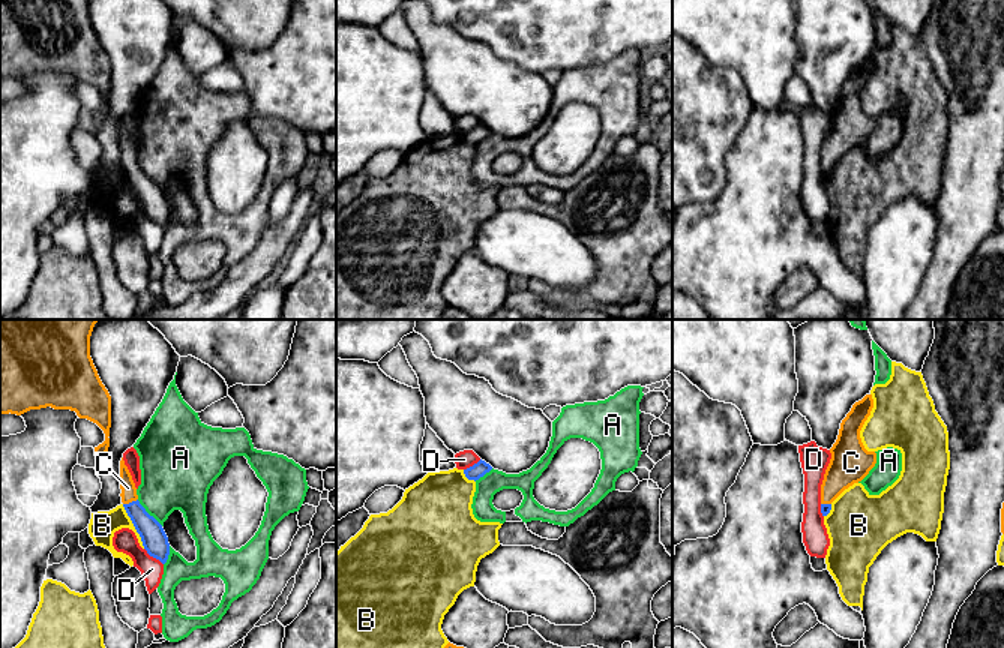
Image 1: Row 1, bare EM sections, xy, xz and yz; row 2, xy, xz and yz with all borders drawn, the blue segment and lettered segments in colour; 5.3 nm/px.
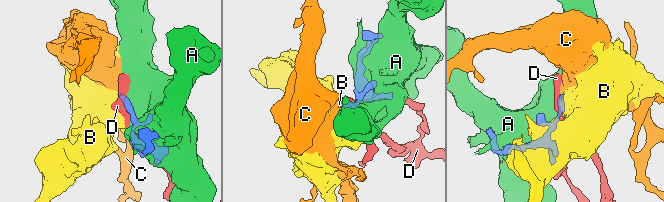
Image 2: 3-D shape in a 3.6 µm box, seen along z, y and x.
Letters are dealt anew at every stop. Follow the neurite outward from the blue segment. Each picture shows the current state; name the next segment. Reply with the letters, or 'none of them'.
C

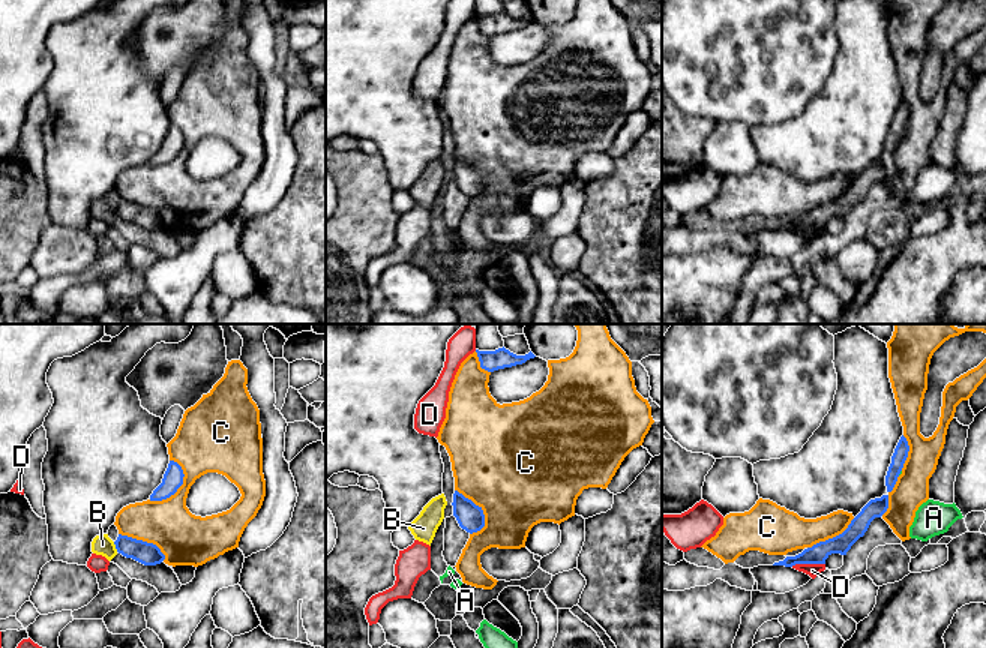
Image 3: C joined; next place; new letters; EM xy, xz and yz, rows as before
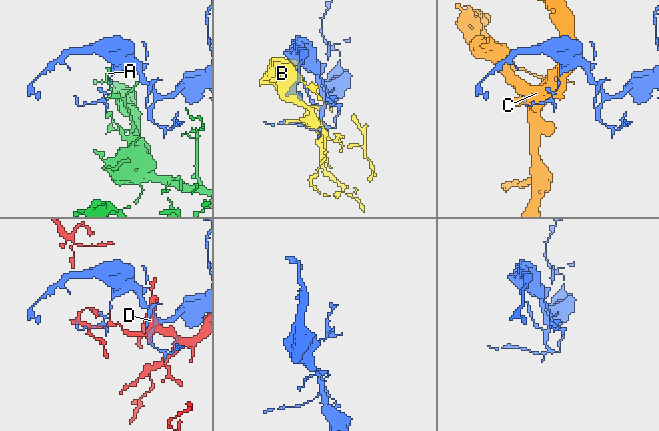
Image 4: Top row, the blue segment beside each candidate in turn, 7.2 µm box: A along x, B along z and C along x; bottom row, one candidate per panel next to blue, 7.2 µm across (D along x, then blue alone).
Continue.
none of them

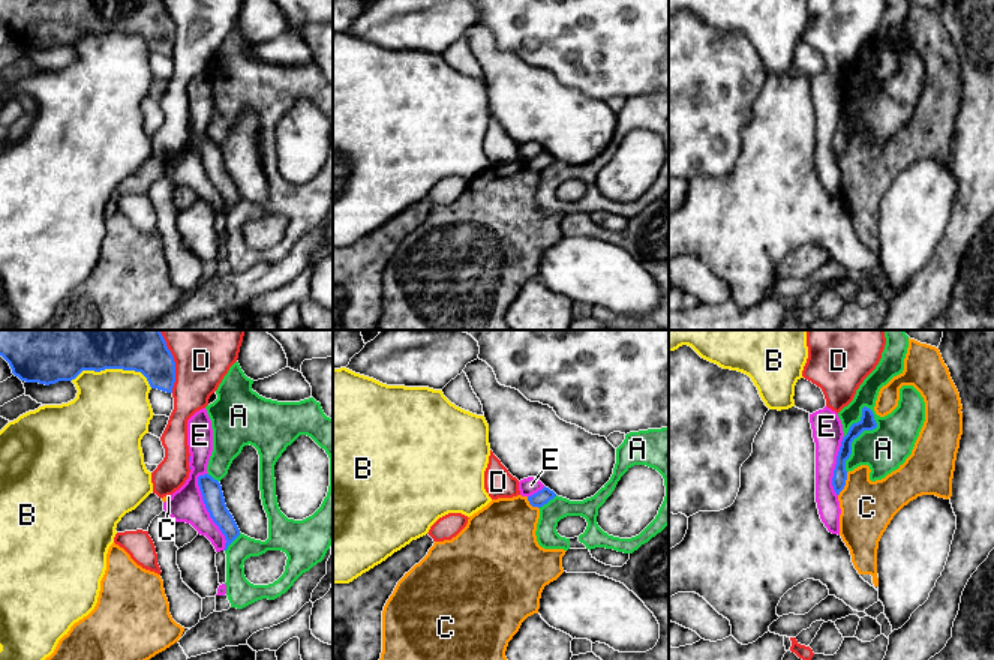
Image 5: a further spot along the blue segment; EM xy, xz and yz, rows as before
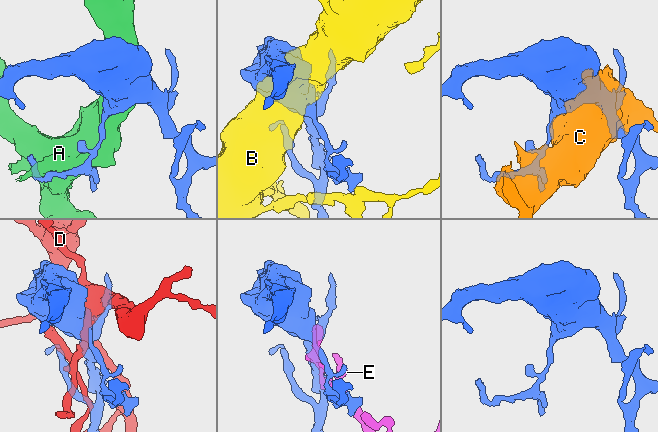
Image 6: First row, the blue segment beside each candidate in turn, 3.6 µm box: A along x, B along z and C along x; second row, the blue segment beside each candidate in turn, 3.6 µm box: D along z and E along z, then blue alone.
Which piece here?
none of them

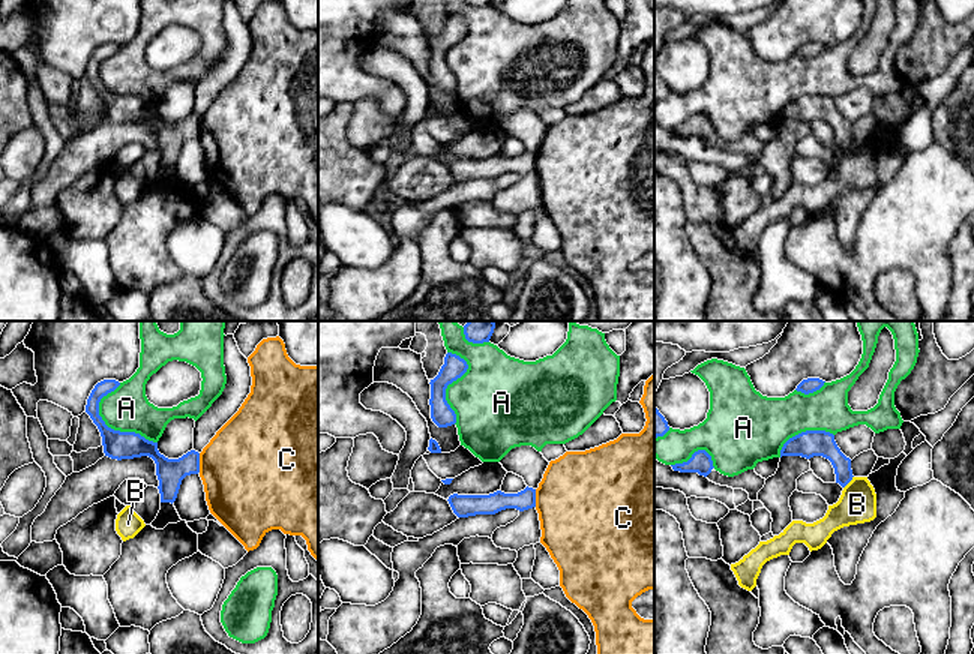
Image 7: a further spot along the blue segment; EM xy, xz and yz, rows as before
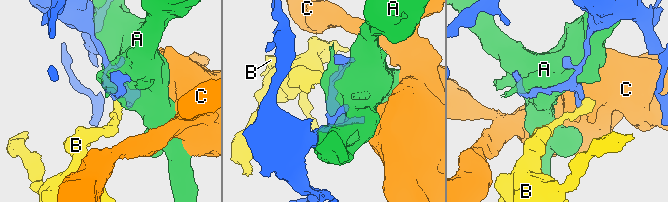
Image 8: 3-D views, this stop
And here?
none of them

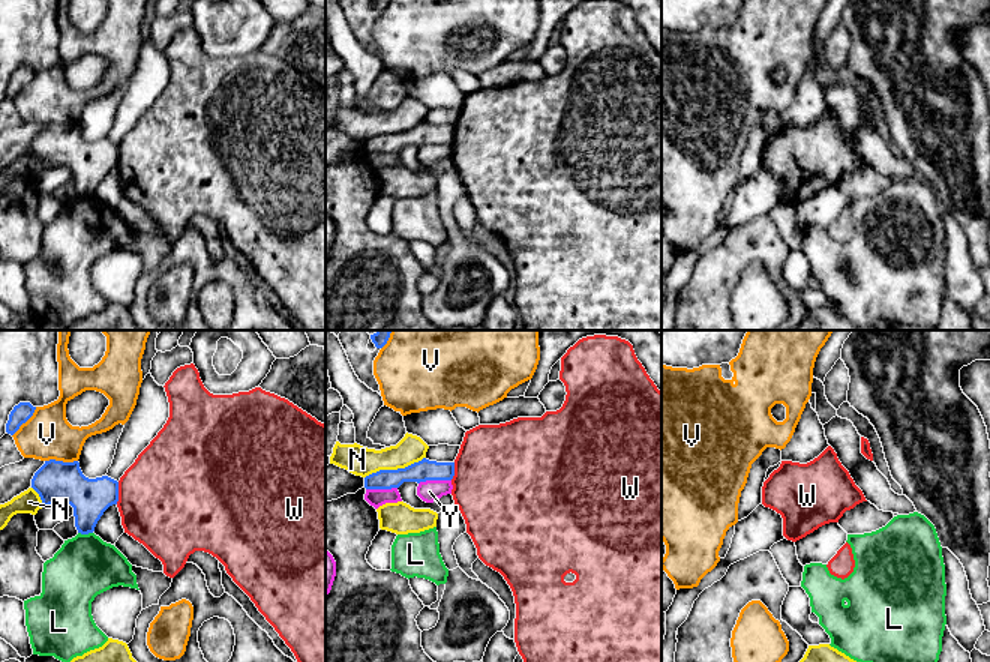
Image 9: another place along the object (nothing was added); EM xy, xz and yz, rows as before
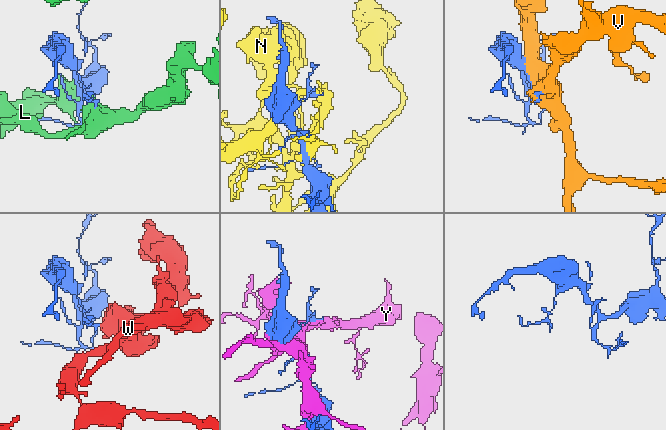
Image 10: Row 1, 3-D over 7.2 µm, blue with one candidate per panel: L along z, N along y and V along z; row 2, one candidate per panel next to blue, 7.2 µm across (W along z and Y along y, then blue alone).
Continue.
none of them

